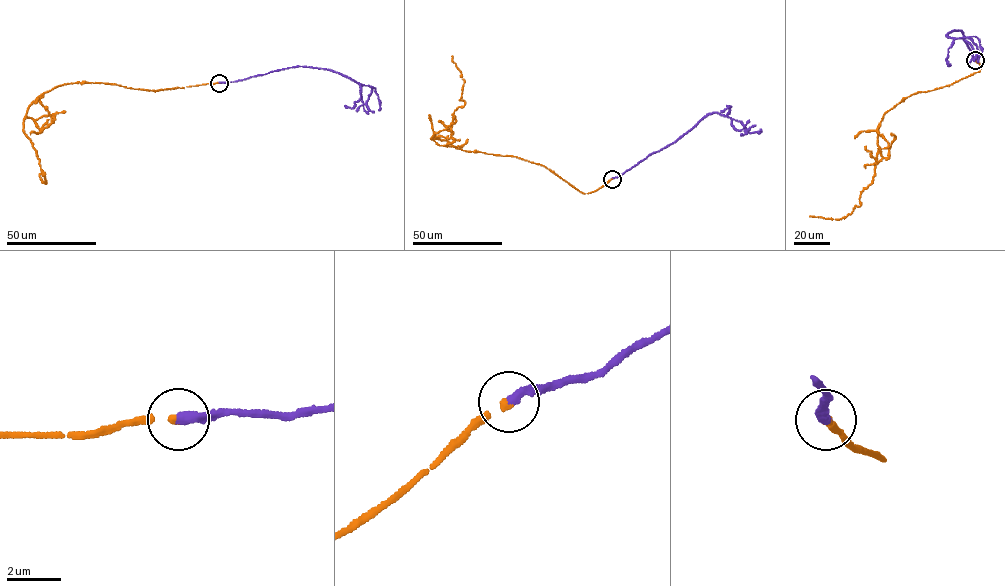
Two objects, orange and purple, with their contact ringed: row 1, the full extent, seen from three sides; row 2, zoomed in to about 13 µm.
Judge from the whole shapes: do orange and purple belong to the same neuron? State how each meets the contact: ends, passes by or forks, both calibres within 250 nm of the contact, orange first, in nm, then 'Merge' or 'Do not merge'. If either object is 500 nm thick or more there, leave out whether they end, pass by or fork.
At the ring orange ends. At the ring purple ends. Thickness 190 nm (orange) against 360 nm. Merge

